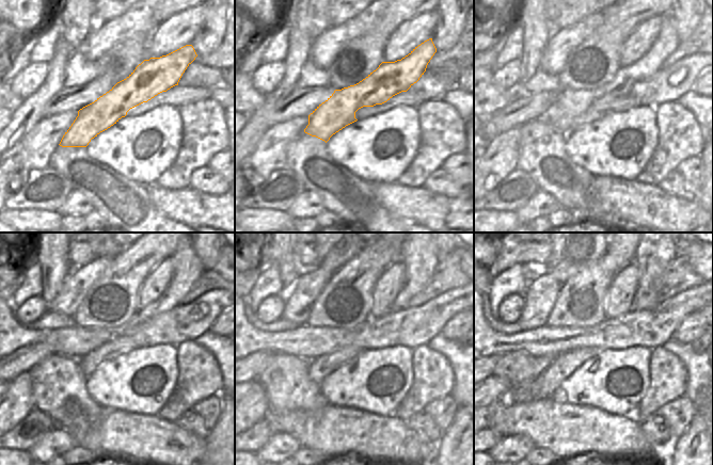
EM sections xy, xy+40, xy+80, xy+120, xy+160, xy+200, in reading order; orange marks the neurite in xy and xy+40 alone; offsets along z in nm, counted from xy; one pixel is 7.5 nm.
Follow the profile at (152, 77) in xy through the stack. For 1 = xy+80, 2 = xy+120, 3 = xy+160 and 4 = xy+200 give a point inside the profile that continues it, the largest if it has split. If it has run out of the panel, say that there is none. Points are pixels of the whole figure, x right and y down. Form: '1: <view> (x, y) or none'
1: xy+80 (560, 114)
2: xy+120 (187, 266)
3: xy+160 (418, 254)
4: xy+200 (652, 254)

